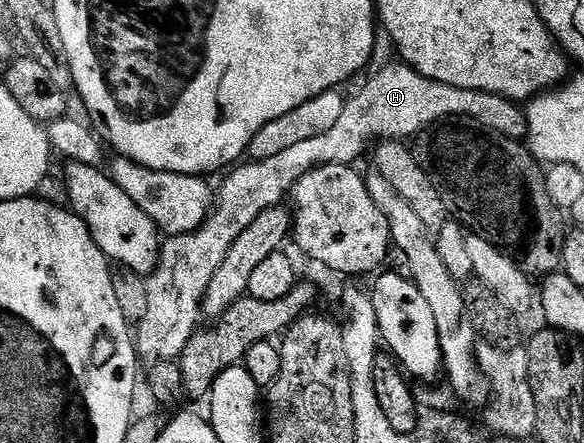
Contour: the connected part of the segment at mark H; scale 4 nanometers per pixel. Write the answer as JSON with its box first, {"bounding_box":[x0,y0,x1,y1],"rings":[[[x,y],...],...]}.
{"bounding_box":[135,63,526,365],"rings":[[[390,63],[376,70],[378,73],[358,91],[352,98],[346,100],[343,115],[331,126],[331,131],[324,135],[315,135],[315,139],[306,139],[296,147],[287,147],[287,151],[279,151],[279,155],[271,155],[271,159],[262,161],[247,161],[234,166],[221,187],[218,186],[213,210],[209,217],[195,232],[184,233],[181,236],[168,236],[163,242],[157,265],[152,273],[148,274],[147,281],[147,310],[143,319],[138,322],[135,331],[135,344],[138,356],[149,365],[161,361],[176,360],[190,341],[191,335],[196,333],[201,320],[201,303],[206,295],[207,287],[214,278],[219,264],[226,258],[227,251],[232,243],[268,209],[280,206],[281,201],[292,194],[294,186],[303,175],[315,171],[324,165],[352,166],[365,153],[365,144],[368,141],[401,141],[402,139],[416,138],[426,129],[444,123],[450,119],[468,119],[500,137],[521,139],[526,136],[525,109],[516,101],[508,101],[505,97],[496,97],[487,91],[467,91],[459,87],[447,87],[447,83],[435,83],[423,75],[415,72],[410,65],[404,63]]]}

